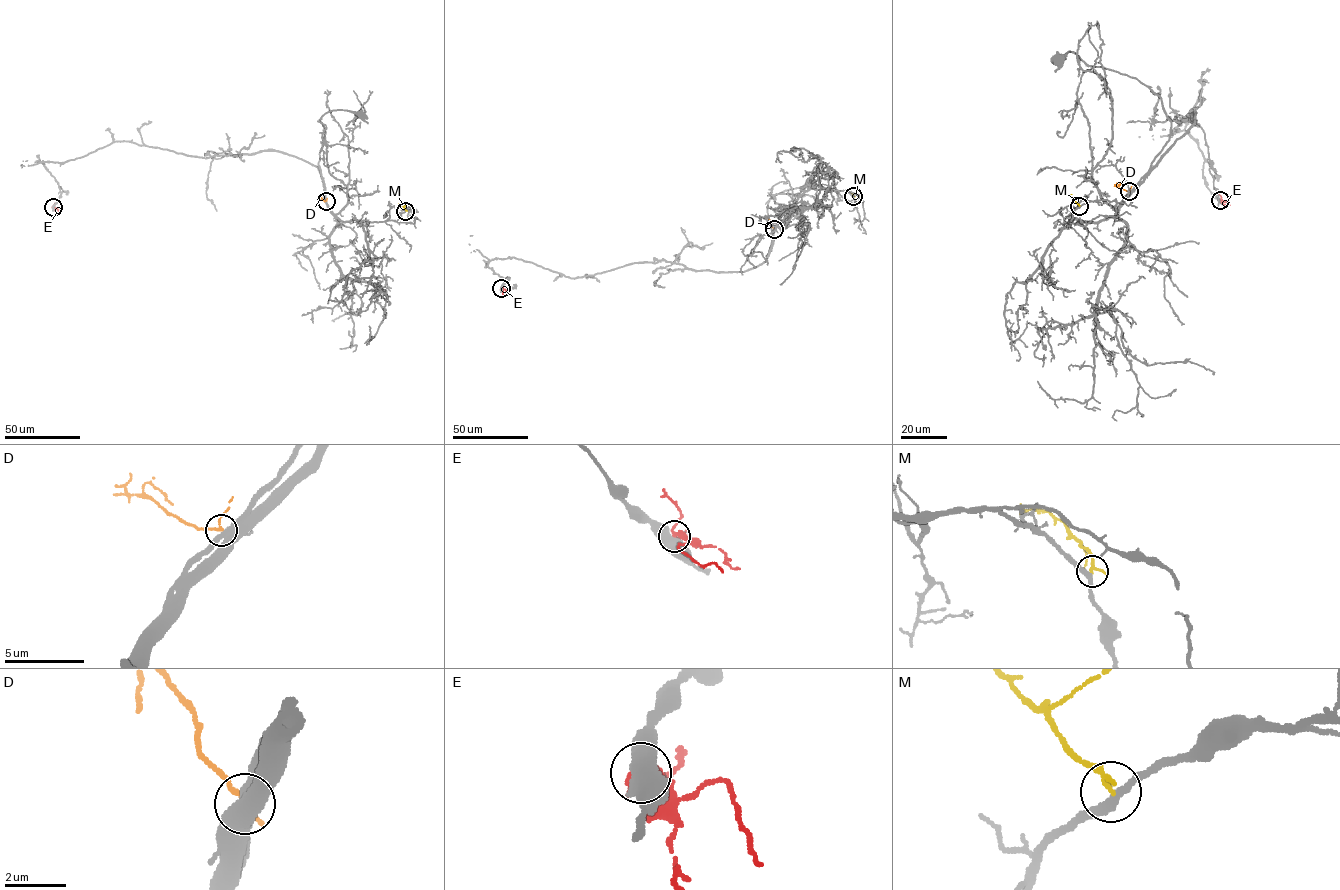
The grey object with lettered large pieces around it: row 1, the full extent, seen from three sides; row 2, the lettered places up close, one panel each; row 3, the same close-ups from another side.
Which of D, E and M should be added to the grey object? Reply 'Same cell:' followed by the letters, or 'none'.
Same cell: M

